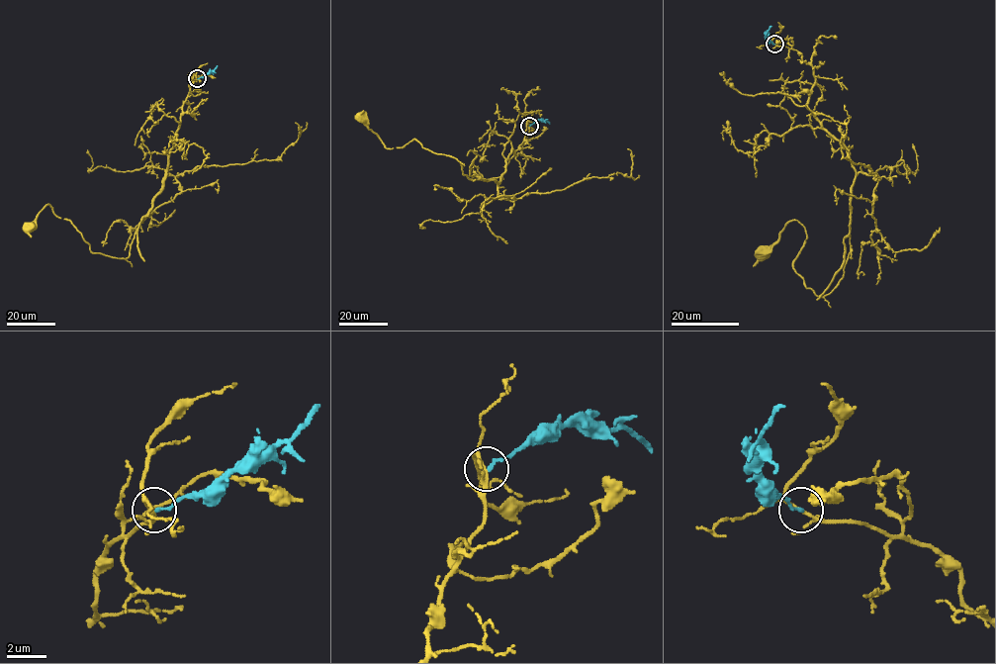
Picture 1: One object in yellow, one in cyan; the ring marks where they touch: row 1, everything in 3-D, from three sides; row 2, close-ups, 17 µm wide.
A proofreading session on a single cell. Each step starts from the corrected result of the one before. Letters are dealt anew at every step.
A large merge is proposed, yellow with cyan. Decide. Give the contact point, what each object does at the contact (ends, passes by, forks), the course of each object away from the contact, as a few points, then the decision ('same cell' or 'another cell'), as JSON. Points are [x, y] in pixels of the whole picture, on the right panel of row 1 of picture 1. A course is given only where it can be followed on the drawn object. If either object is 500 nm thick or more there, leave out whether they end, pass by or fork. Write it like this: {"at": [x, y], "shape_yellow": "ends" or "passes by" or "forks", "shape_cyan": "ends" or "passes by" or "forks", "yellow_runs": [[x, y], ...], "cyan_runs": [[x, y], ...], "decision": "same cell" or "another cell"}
{"at": [774, 44], "shape_yellow": "forks", "shape_cyan": "ends", "yellow_runs": [[774, 44], [812, 67], [807, 107], [856, 179], [851, 253], [826, 295], [794, 270], [796, 221], [763, 253]], "cyan_runs": [[774, 44], [767, 37], [767, 31], [771, 26]], "decision": "another cell"}

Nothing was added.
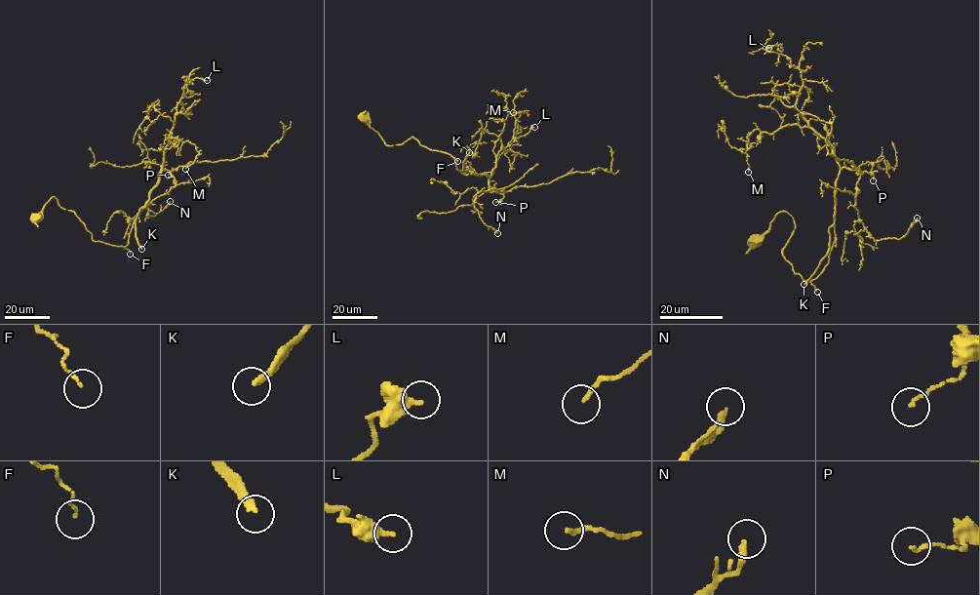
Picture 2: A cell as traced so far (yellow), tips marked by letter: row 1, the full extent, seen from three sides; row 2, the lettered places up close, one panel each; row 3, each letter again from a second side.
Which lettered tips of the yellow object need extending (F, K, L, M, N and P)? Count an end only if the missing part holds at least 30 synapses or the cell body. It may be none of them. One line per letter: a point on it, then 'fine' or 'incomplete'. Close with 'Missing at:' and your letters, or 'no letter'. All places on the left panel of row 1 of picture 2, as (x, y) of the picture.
F: at (130, 254); fine
K: at (141, 249); incomplete
L: at (207, 80); fine
M: at (185, 169); fine
N: at (170, 201); fine
P: at (168, 175); fine
Missing at: K

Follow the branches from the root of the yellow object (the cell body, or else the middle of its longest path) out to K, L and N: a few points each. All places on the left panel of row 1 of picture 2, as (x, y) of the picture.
K: (35, 218), (55, 197), (74, 213), (94, 240), (125, 247), (144, 207), (135, 222), (141, 249)
L: (35, 218), (55, 197), (74, 213), (94, 240), (126, 246), (157, 181), (183, 88), (195, 77), (207, 80)
N: (35, 218), (55, 197), (94, 240), (125, 247), (161, 165), (176, 185), (151, 202), (146, 218), (170, 201)

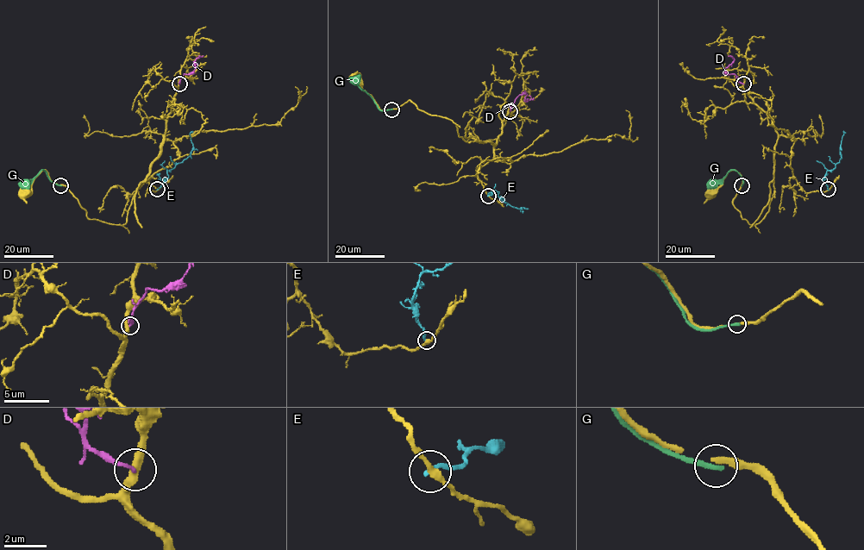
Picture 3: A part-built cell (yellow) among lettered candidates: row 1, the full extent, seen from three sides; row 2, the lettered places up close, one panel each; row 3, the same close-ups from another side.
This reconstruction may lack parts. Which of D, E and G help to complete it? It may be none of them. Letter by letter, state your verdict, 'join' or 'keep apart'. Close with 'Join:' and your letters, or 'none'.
D: keep apart
E: keep apart
G: keep apart
Join: none

